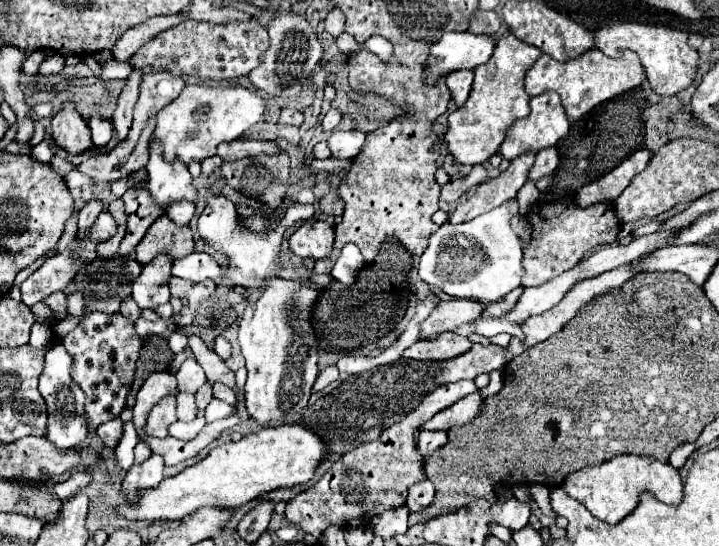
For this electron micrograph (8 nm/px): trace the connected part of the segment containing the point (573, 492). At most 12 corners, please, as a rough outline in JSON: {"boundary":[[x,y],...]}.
{"boundary":[[617,455],[565,477],[561,489],[619,523],[643,489],[679,503],[675,467]]}

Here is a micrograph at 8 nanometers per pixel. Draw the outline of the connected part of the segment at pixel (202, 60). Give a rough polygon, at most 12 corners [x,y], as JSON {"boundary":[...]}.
{"boundary":[[257,19],[185,21],[129,61],[145,71],[233,79],[267,49]]}

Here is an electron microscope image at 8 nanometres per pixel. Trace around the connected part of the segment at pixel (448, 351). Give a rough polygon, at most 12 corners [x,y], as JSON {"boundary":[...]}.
{"boundary":[[441,333],[403,351],[407,359],[443,361],[471,349],[471,341]]}

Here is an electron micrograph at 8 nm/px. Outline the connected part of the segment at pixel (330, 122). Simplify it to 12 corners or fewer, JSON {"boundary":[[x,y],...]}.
{"boundary":[[332,108],[322,119],[324,131],[333,131],[342,115]]}

